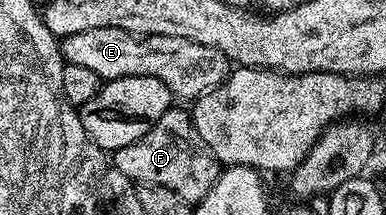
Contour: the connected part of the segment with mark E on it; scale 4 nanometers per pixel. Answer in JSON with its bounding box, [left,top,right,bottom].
[60,27,230,101]

